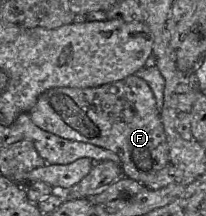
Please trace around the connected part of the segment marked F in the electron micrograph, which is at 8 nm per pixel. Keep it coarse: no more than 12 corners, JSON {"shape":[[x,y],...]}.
{"shape":[[135,75],[49,89],[42,130],[113,151],[145,184],[170,163],[153,92]]}

